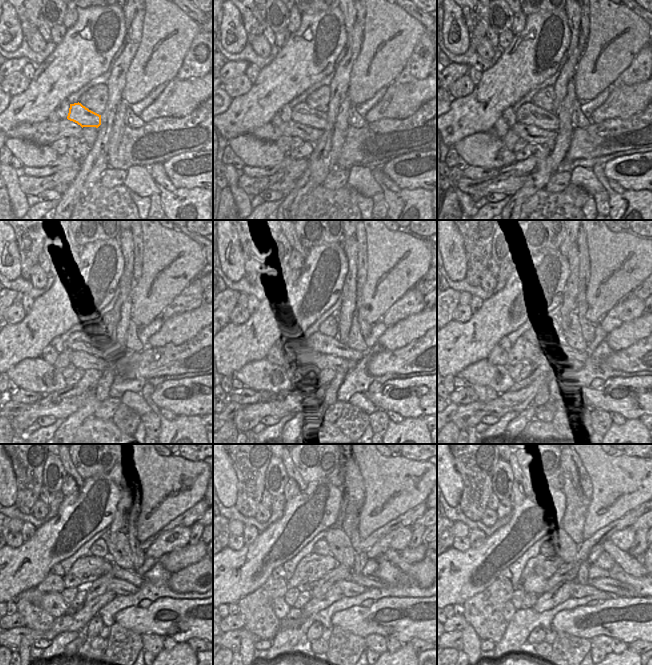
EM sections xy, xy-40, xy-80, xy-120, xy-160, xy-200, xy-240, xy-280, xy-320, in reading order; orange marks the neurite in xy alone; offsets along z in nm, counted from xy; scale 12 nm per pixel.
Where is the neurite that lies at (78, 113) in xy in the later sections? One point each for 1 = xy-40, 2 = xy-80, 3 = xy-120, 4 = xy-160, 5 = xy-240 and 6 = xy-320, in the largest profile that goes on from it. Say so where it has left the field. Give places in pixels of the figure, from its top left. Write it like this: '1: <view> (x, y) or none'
1: xy-40 (302, 113)
2: xy-80 (529, 114)
3: xy-120 (83, 339)
4: xy-160 (329, 345)
5: xy-240 (133, 577)
6: xy-320 (606, 584)

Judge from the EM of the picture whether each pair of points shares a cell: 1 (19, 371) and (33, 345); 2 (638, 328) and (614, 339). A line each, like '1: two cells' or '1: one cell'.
1: two cells
2: one cell

